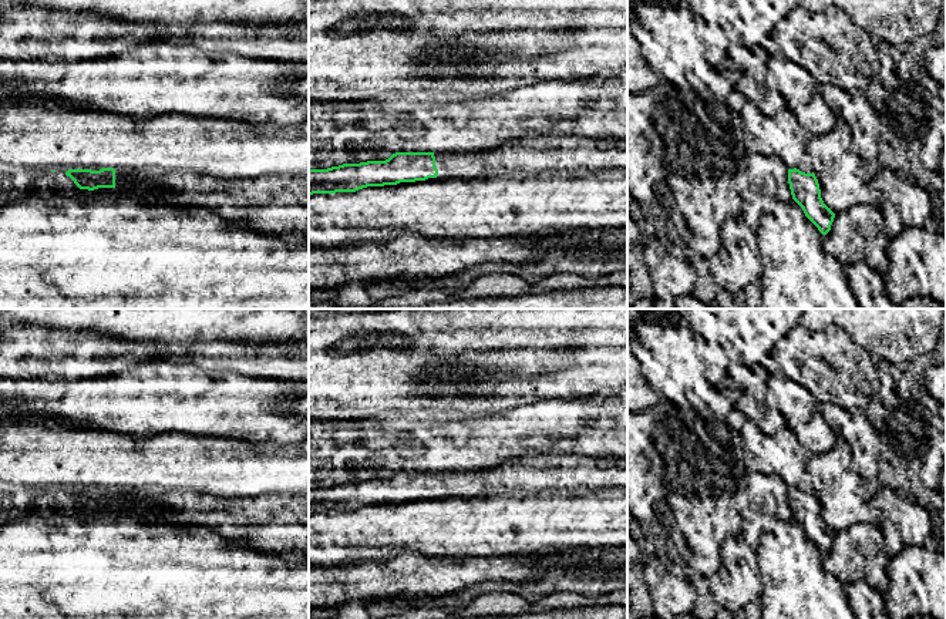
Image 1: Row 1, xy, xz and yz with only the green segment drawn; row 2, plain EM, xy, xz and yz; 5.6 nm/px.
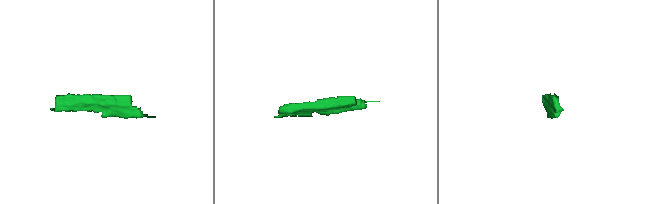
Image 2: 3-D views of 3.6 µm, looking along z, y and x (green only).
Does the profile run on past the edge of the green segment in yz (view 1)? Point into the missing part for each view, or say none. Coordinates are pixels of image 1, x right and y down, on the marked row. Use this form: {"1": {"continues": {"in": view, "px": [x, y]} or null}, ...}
{"1": {"continues": null}}

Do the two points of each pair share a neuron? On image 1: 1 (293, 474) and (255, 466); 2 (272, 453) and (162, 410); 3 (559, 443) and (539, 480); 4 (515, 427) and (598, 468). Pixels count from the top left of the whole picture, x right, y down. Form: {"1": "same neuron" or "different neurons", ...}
{"1": "same neuron", "2": "different neurons", "3": "different neurons", "4": "different neurons"}

